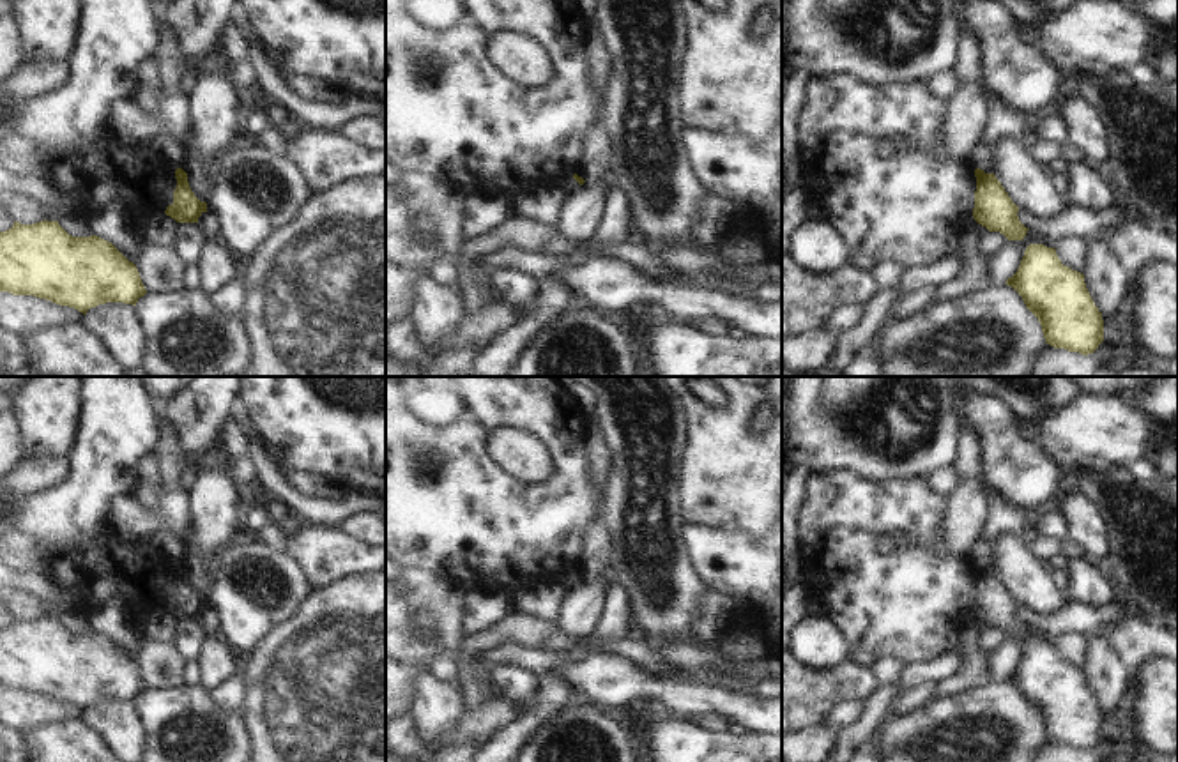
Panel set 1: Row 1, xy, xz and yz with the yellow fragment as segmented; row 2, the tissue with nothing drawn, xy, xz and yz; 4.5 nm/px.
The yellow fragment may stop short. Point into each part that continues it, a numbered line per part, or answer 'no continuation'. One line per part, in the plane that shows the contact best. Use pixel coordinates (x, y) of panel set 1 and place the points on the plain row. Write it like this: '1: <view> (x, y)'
no continuation

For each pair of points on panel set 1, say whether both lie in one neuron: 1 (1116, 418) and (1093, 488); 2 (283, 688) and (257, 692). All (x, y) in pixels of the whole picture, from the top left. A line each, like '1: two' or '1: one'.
1: two
2: one

